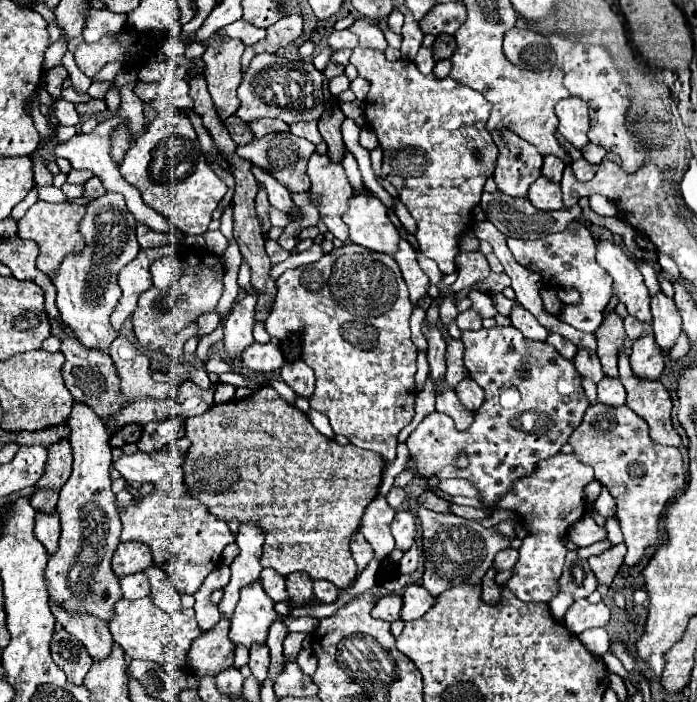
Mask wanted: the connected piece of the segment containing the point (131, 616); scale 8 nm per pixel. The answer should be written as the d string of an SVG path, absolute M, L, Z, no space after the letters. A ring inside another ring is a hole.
M149 596L139 600L121 598L115 604L115 618L109 622L109 630L113 634L113 640L125 650L129 658L153 660L161 664L165 672L183 670L187 666L187 652L191 648L191 642L201 636L201 628L197 626L195 618L189 618L183 612L167 614L157 608Z

